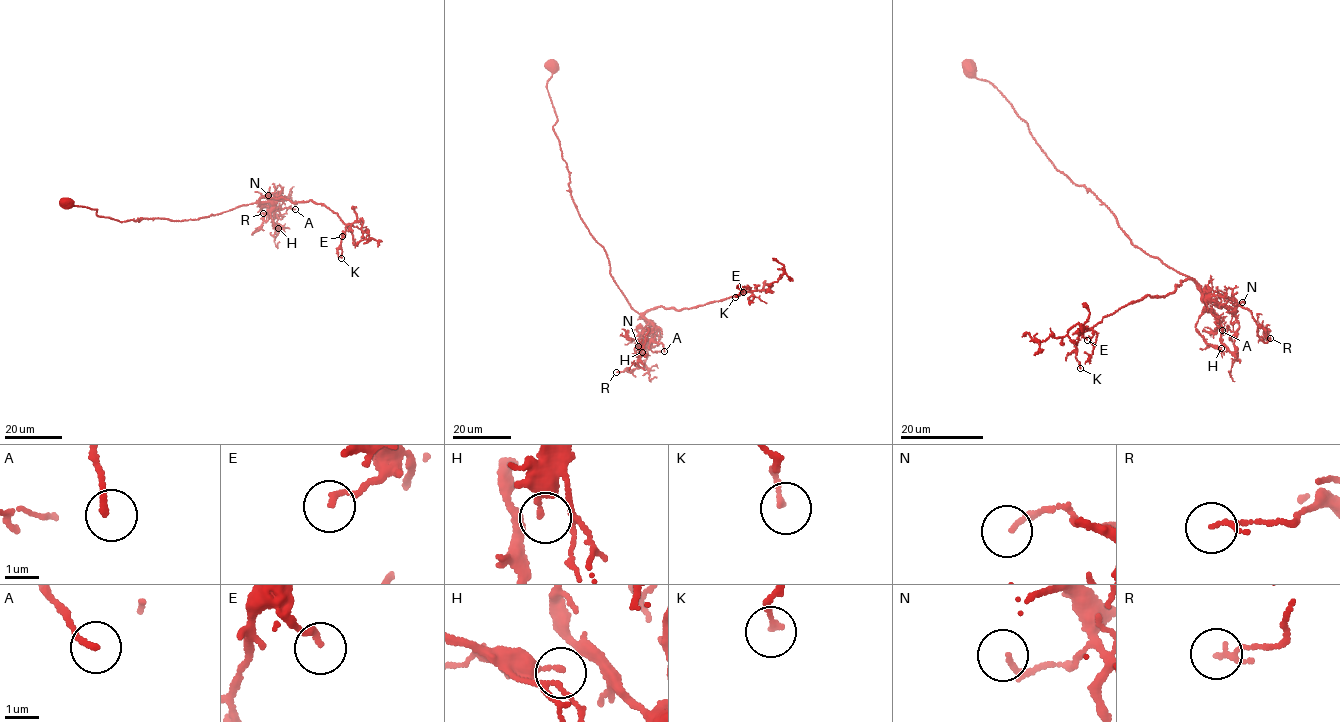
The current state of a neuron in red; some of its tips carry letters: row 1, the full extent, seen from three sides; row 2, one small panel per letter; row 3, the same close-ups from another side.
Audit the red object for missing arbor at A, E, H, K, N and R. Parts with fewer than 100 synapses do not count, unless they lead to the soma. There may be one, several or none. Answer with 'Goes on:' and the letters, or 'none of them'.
Goes on: none of them

